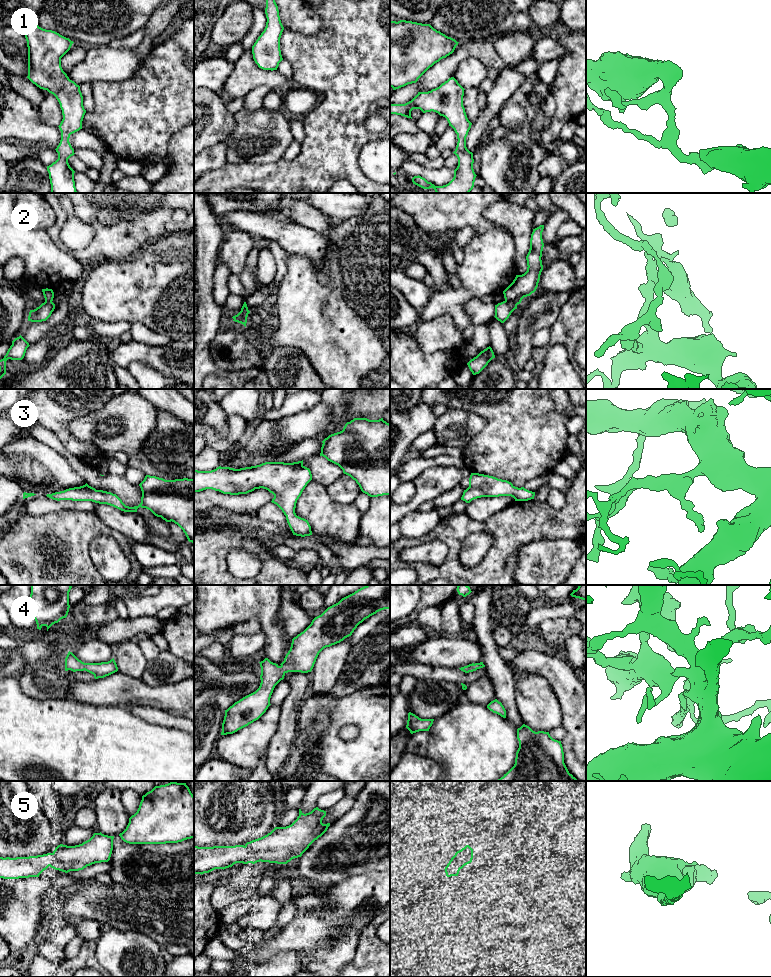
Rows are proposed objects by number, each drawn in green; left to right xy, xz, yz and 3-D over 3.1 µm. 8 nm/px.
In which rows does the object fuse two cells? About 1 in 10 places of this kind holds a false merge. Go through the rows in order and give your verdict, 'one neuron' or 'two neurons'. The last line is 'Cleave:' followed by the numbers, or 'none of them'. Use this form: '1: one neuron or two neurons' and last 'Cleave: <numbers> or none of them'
1: one neuron
2: two neurons
3: one neuron
4: one neuron
5: one neuron
Cleave: 2

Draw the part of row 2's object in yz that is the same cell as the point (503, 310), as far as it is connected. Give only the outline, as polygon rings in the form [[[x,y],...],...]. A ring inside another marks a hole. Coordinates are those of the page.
[[[503,301],[495,305],[494,317],[501,323],[504,323],[515,309],[517,309],[517,306],[509,303],[508,301]]]

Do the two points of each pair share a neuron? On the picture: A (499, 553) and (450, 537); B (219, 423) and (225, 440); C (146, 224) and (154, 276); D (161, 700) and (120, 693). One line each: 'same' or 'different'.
A: same
B: different
C: different
D: same

